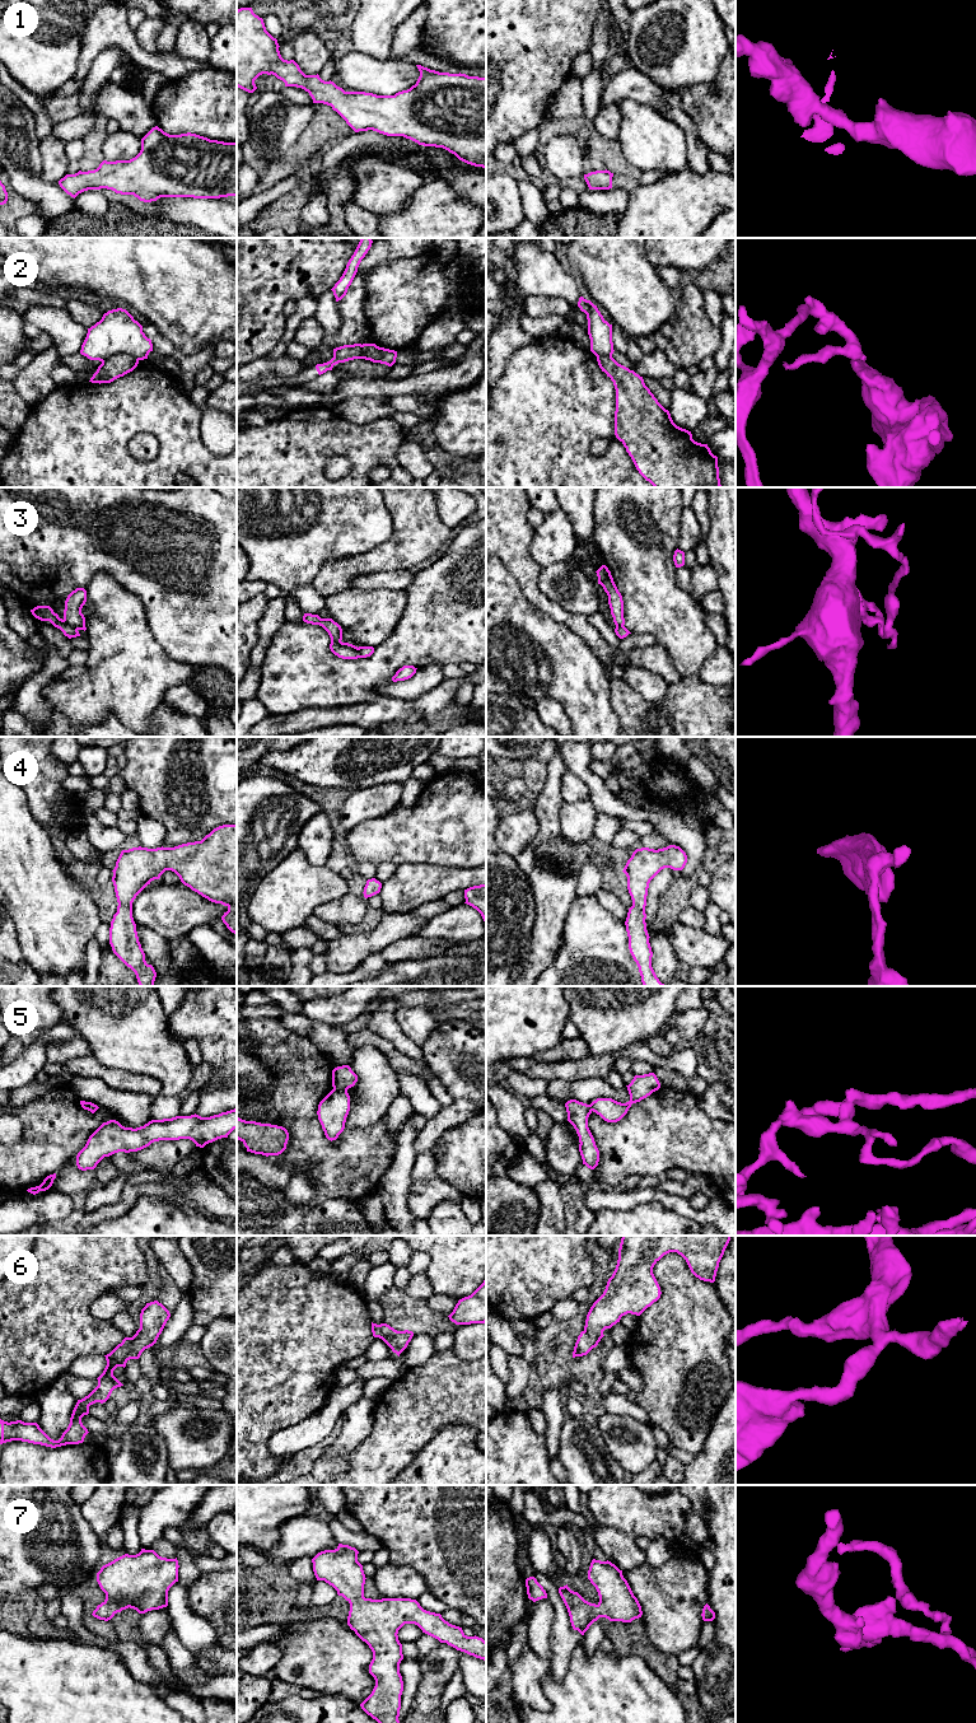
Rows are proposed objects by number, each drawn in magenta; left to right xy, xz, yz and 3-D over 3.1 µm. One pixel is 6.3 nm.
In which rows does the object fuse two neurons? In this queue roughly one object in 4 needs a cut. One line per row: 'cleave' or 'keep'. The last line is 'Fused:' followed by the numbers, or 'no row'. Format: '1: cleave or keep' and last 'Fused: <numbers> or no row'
1: keep
2: cleave
3: cleave
4: keep
5: cleave
6: keep
7: keep
Fused: 2, 3, 5

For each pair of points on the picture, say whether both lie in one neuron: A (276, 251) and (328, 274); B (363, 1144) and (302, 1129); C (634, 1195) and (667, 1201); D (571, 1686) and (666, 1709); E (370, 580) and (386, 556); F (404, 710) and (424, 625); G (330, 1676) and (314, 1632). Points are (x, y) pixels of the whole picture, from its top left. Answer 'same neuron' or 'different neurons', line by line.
A: same neuron
B: same neuron
C: same neuron
D: same neuron
E: different neurons
F: different neurons
G: same neuron

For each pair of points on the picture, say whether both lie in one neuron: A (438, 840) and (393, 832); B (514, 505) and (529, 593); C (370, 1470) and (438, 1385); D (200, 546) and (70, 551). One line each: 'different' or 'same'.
A: same
B: same
C: same
D: same

